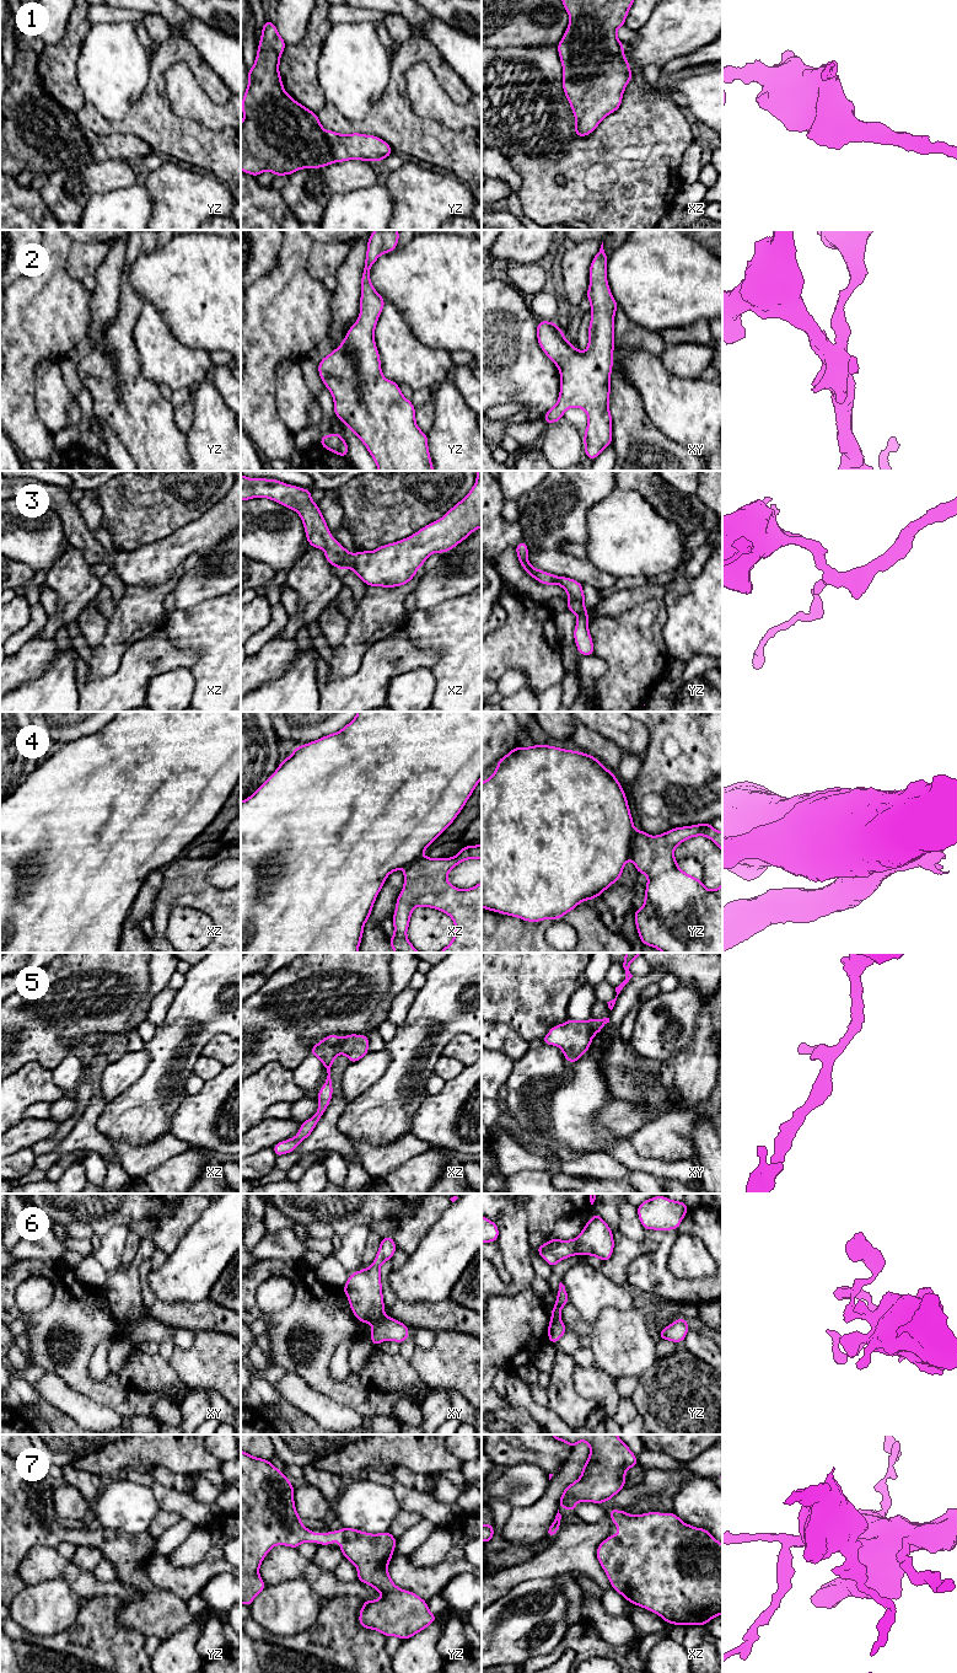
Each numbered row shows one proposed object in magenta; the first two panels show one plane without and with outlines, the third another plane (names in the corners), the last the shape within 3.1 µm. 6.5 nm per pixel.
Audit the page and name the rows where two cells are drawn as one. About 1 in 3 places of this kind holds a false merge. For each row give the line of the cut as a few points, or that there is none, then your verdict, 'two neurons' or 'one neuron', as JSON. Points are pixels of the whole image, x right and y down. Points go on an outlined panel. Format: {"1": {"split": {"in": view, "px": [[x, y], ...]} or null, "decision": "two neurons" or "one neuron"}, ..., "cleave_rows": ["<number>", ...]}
{"1": {"split": null, "decision": "one neuron"}, "2": {"split": null, "decision": "one neuron"}, "3": {"split": null, "decision": "one neuron"}, "4": {"split": {"in": "yz", "px": [[635, 831], [632, 838], [632, 854], [629, 857]]}, "decision": "two neurons"}, "5": {"split": null, "decision": "one neuron"}, "6": {"split": {"in": "xy", "px": [[385, 1315], [372, 1324]]}, "decision": "two neurons"}, "7": {"split": null, "decision": "one neuron"}, "cleave_rows": ["4", "6"]}

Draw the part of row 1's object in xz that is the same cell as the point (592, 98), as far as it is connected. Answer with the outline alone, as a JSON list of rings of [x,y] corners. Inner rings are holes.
[[[563,0],[563,6],[570,16],[570,23],[558,44],[563,64],[563,90],[576,119],[575,136],[591,134],[604,117],[615,112],[622,104],[622,97],[634,74],[624,57],[623,43],[617,38],[617,30],[625,26],[625,17],[634,0]]]

